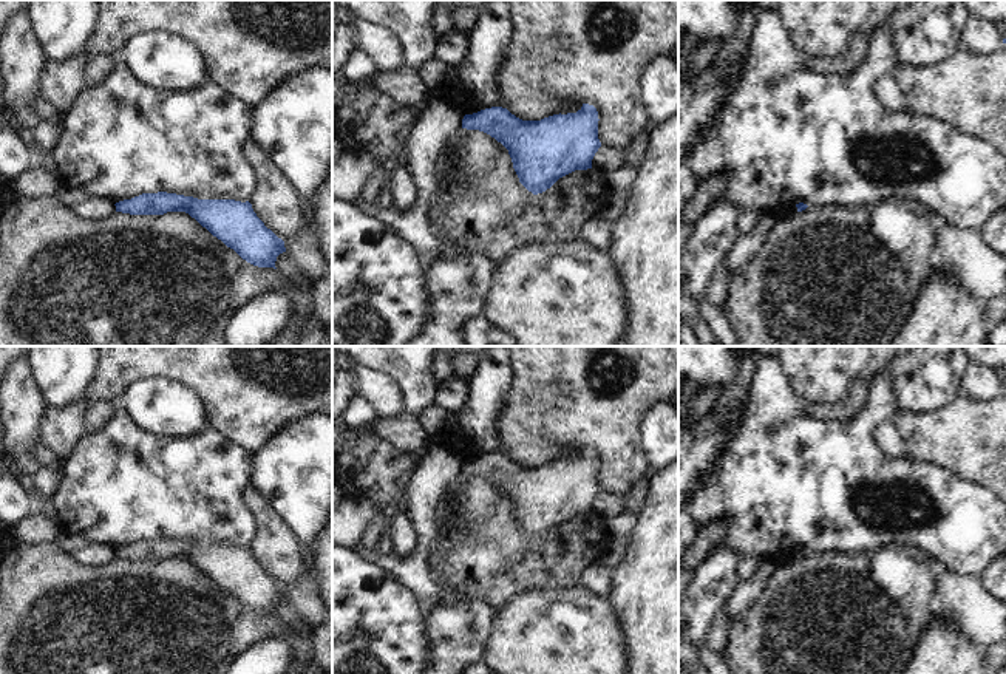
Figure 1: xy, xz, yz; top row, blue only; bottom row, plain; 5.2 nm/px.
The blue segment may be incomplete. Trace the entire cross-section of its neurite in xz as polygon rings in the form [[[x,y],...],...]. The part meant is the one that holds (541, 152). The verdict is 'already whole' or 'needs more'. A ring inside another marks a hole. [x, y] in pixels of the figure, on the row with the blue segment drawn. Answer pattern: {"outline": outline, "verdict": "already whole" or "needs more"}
{"outline": [[[583,104],[576,113],[522,121],[507,108],[491,107],[465,114],[462,128],[479,130],[507,150],[519,182],[533,195],[550,189],[559,178],[592,168],[598,139],[598,111]]], "verdict": "already whole"}

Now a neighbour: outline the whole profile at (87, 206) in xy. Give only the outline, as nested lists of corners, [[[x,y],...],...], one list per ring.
[[[62,187],[54,195],[66,209],[87,221],[99,221],[116,212],[116,206],[104,196],[87,193],[79,187]]]

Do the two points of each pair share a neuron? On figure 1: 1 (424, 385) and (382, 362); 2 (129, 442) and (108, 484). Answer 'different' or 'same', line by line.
1: same
2: same

